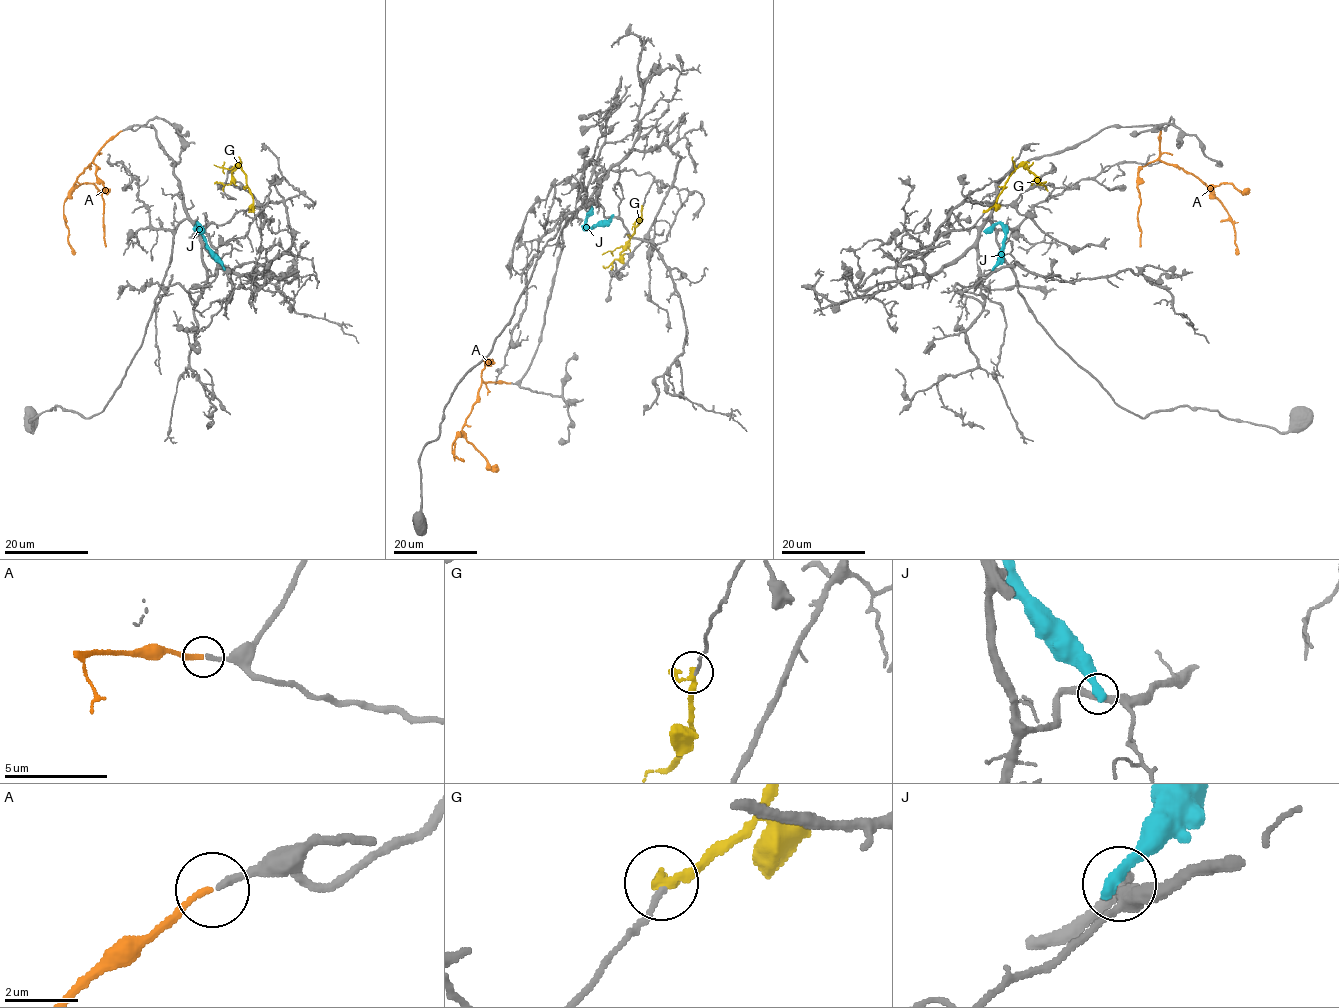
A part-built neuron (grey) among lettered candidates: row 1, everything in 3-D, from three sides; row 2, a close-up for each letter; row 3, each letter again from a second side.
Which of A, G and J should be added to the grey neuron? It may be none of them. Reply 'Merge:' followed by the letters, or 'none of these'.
Merge: A

